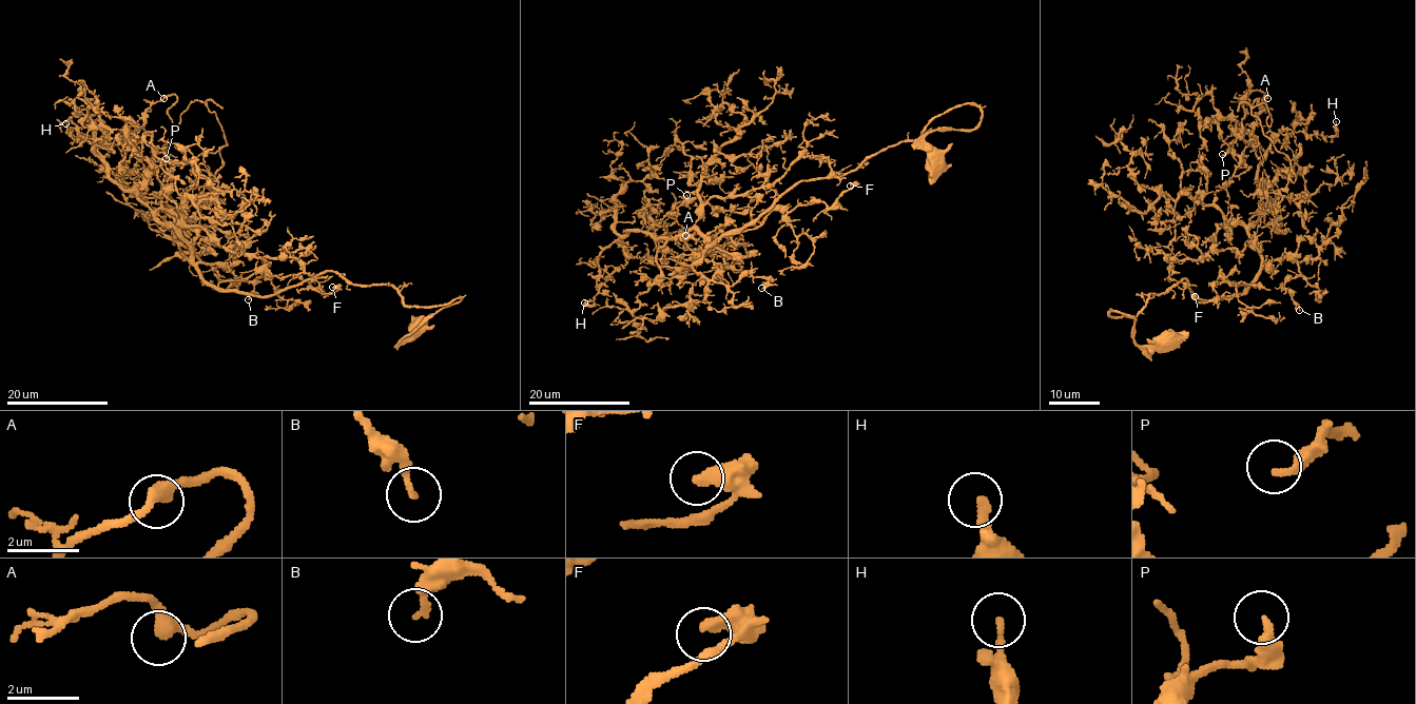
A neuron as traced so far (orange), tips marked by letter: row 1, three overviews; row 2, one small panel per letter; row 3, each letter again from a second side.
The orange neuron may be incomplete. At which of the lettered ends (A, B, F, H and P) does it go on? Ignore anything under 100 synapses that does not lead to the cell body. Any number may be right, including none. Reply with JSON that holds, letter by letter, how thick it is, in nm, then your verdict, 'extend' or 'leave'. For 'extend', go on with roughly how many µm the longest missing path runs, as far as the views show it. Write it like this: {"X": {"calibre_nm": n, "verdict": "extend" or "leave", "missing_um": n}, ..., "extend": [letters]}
{"A": {"calibre_nm": 320, "verdict": "leave"}, "B": {"calibre_nm": 190, "verdict": "leave"}, "F": {"calibre_nm": 360, "verdict": "leave"}, "H": {"calibre_nm": 200, "verdict": "leave"}, "P": {"calibre_nm": 240, "verdict": "leave"}, "extend": []}

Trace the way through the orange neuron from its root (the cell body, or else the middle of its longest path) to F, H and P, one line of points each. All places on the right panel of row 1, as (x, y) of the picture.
F: (1164, 341), (1110, 312), (1181, 279), (1206, 300), (1245, 286), (1195, 296)
H: (1164, 341), (1110, 312), (1186, 284), (1171, 259), (1259, 218), (1268, 145), (1336, 121)
P: (1164, 341), (1109, 315), (1188, 282), (1170, 260), (1224, 222), (1222, 154)

